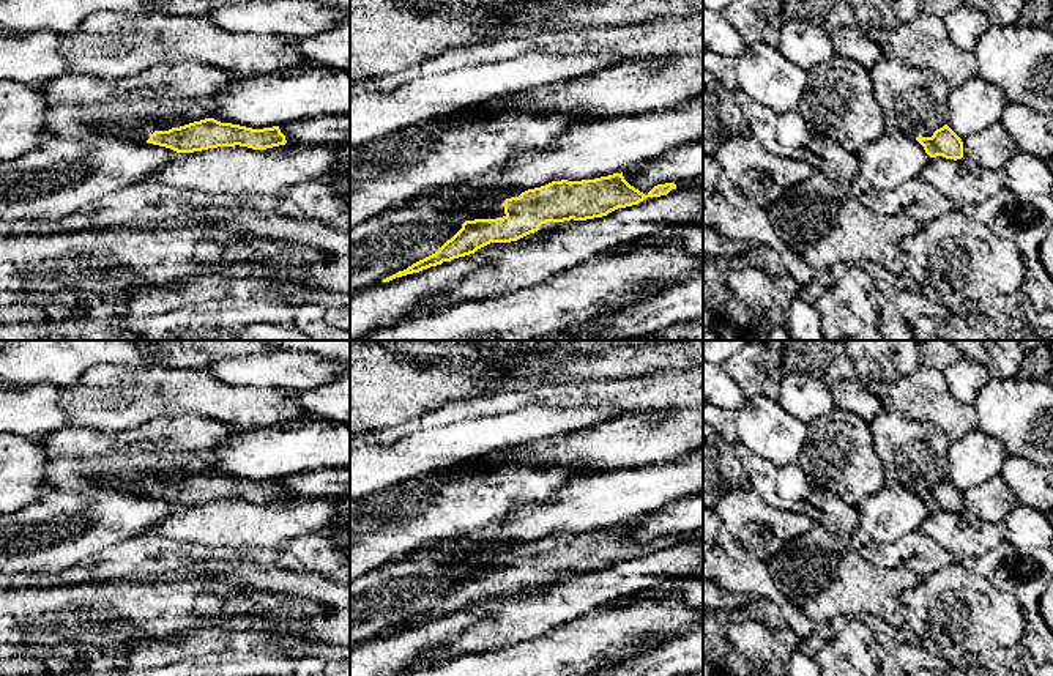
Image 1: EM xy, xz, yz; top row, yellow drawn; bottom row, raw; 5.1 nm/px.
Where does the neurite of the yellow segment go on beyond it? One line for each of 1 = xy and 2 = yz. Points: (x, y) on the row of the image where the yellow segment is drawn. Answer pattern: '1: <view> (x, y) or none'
1: none
2: none

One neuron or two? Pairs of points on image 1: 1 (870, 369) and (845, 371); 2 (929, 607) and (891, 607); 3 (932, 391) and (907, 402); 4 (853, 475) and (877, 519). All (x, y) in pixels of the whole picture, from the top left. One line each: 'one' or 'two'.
1: two
2: two
3: one
4: two

